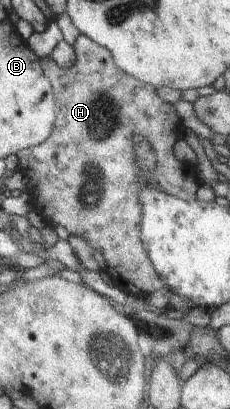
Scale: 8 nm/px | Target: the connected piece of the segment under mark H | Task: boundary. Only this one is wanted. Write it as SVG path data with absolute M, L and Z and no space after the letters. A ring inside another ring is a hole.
M80 34L75 43L76 62L72 68L62 68L53 58L41 59L45 75L52 80L58 105L56 126L52 136L39 145L20 151L18 172L23 174L27 182L29 193L33 199L33 210L42 215L50 225L61 225L69 234L83 236L105 259L109 277L119 289L137 298L146 298L163 287L167 287L165 280L159 275L152 259L149 257L142 240L142 205L136 193L140 185L140 170L136 162L133 137L145 136L156 151L158 164L152 172L156 184L161 191L171 196L189 200L197 200L197 187L201 179L198 168L189 162L182 162L175 157L173 147L183 134L188 132L182 119L172 104L163 101L155 86L138 80L117 67L112 51L101 44L95 43L88 35ZM133 95L141 95L145 103L149 103L149 111L145 119L131 119L127 101Z

